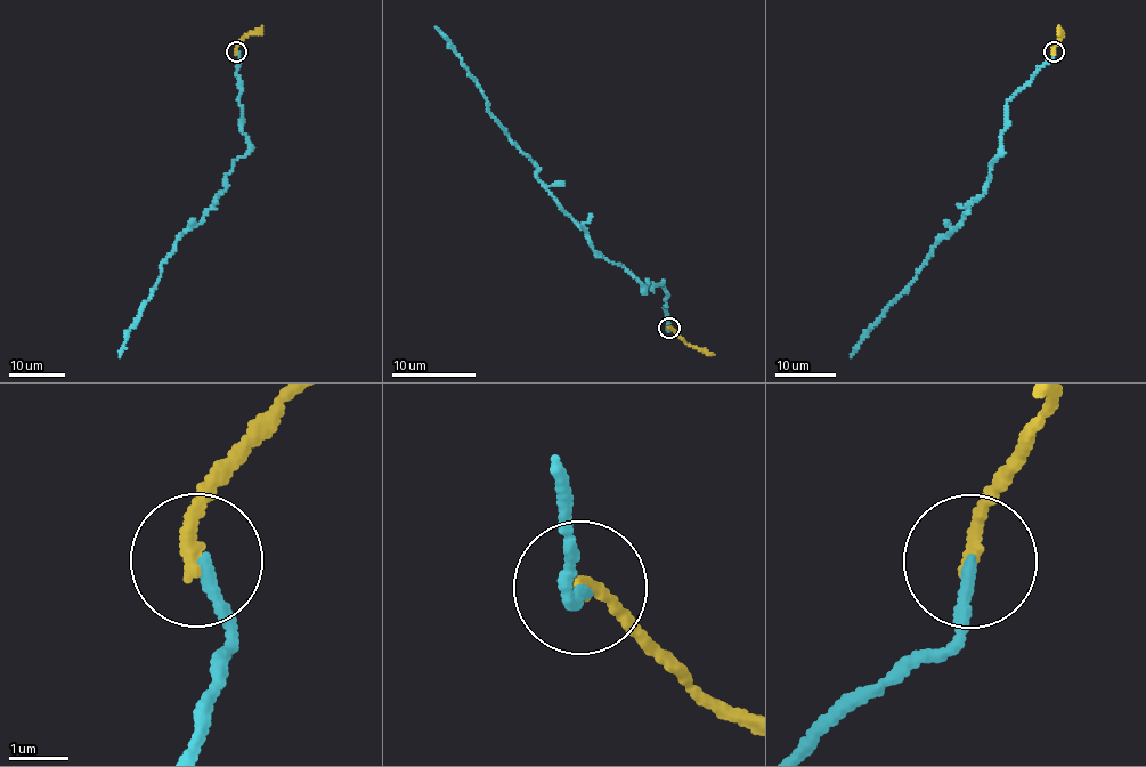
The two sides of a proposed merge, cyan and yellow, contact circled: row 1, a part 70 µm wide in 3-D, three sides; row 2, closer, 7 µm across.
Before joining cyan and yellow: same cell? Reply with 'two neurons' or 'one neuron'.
two neurons

